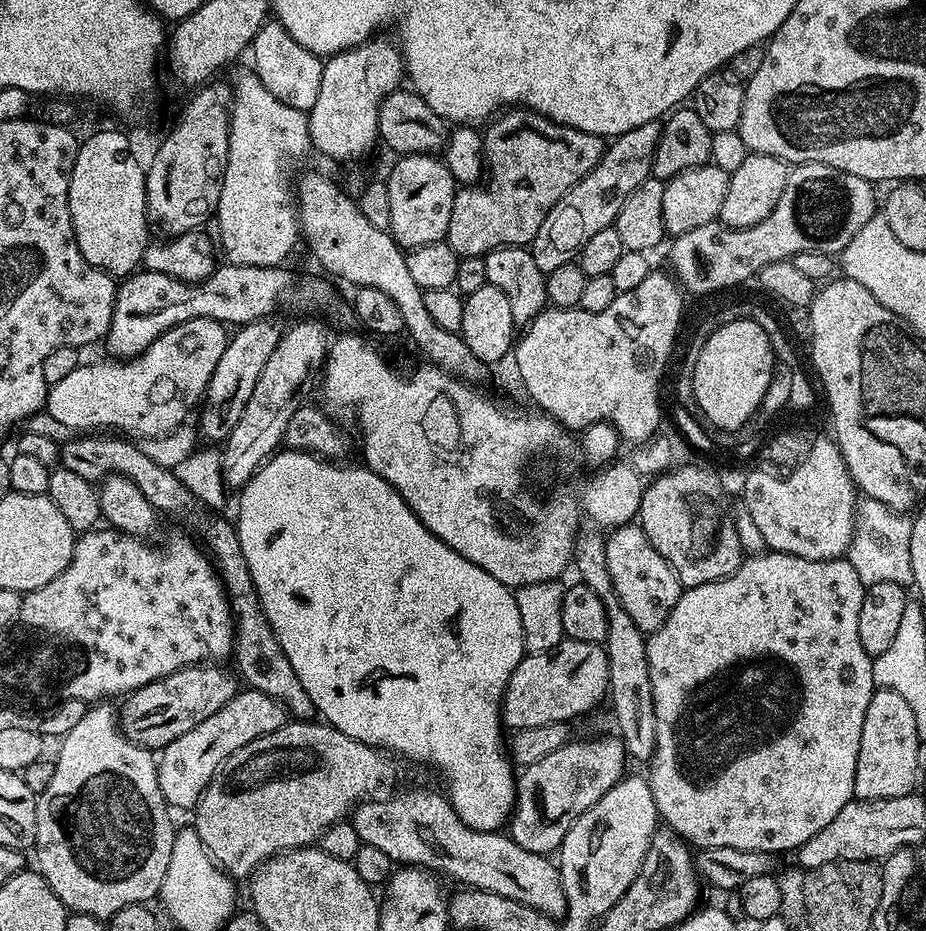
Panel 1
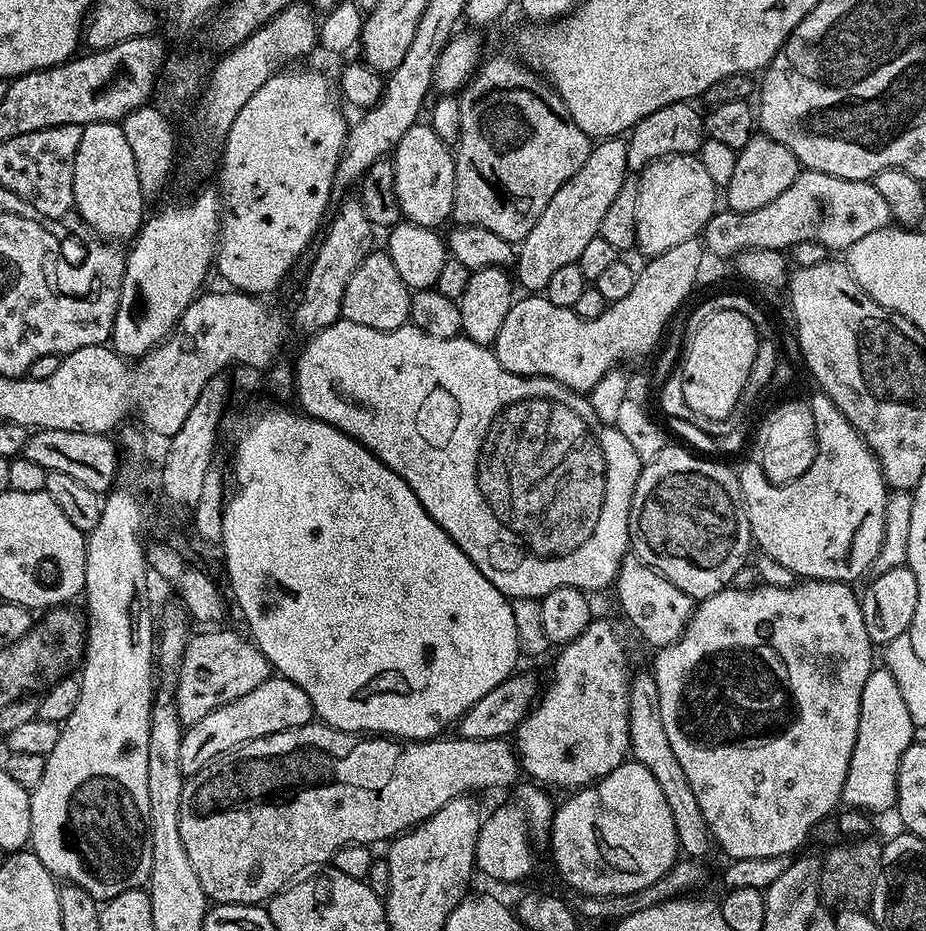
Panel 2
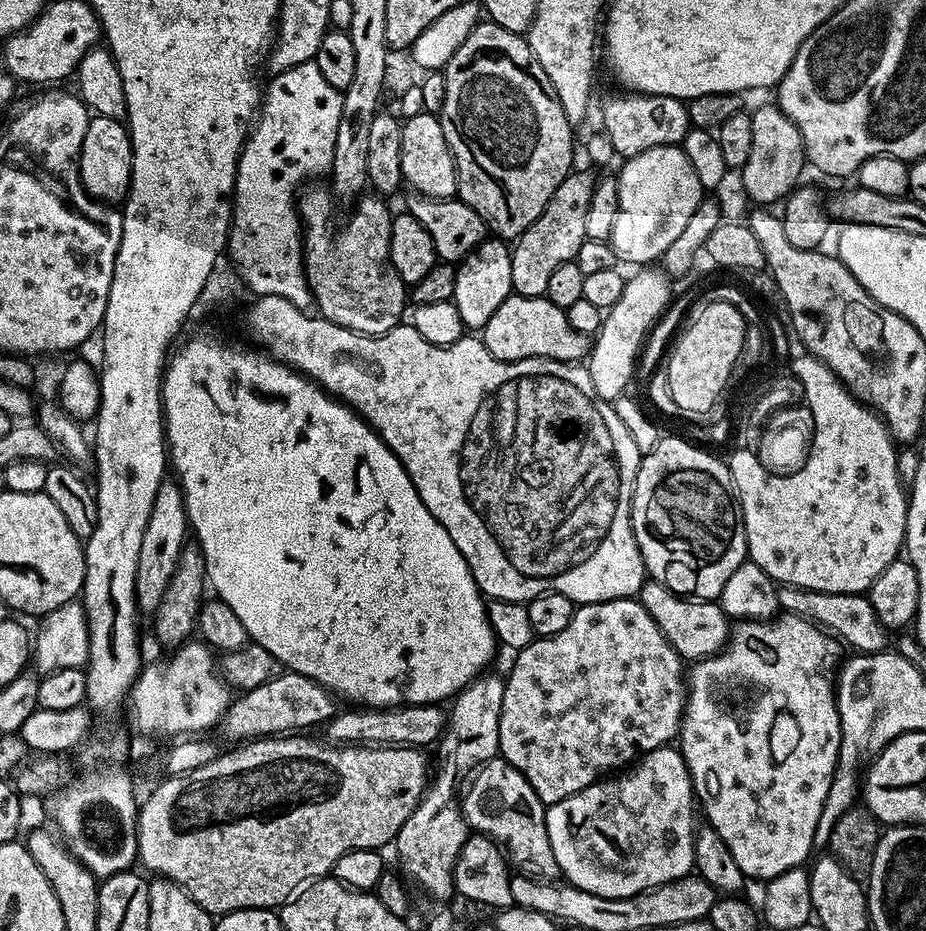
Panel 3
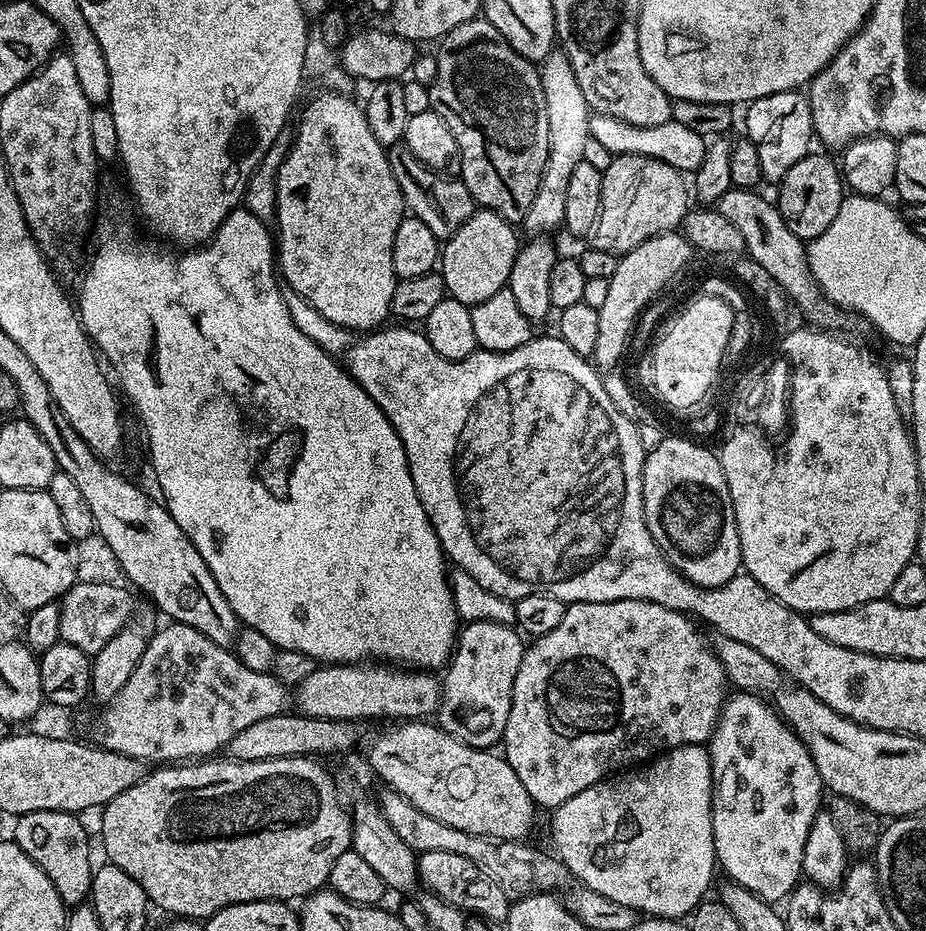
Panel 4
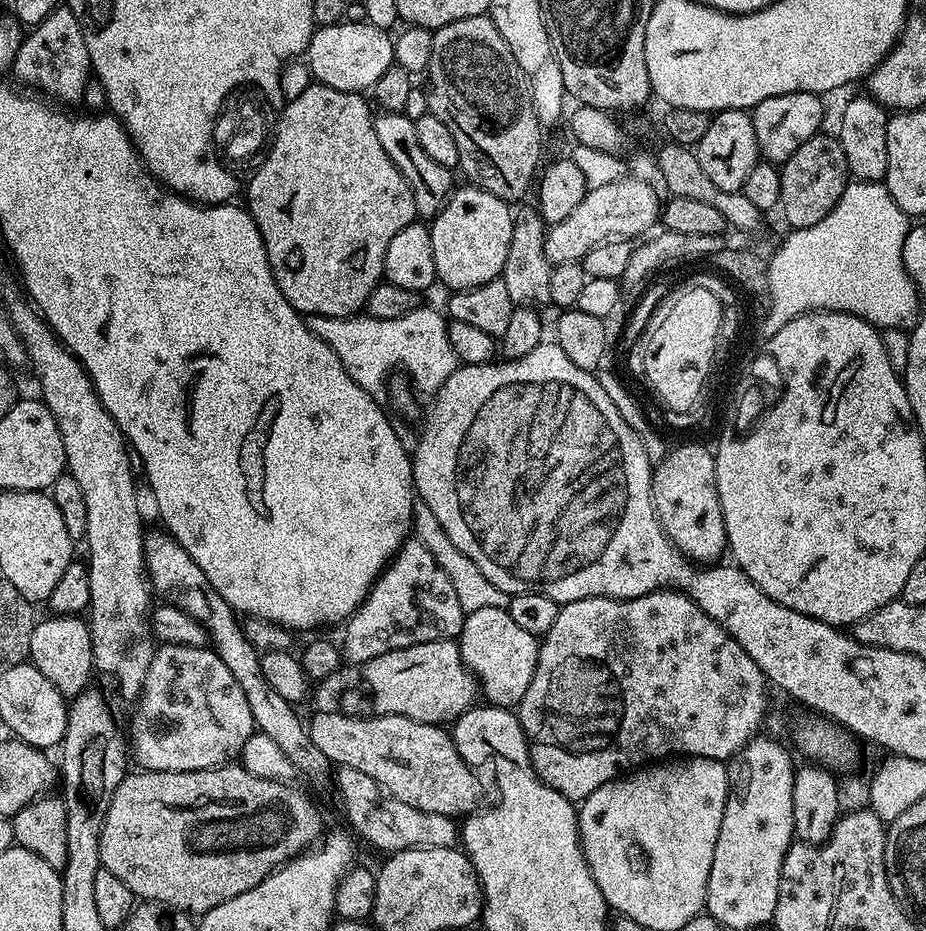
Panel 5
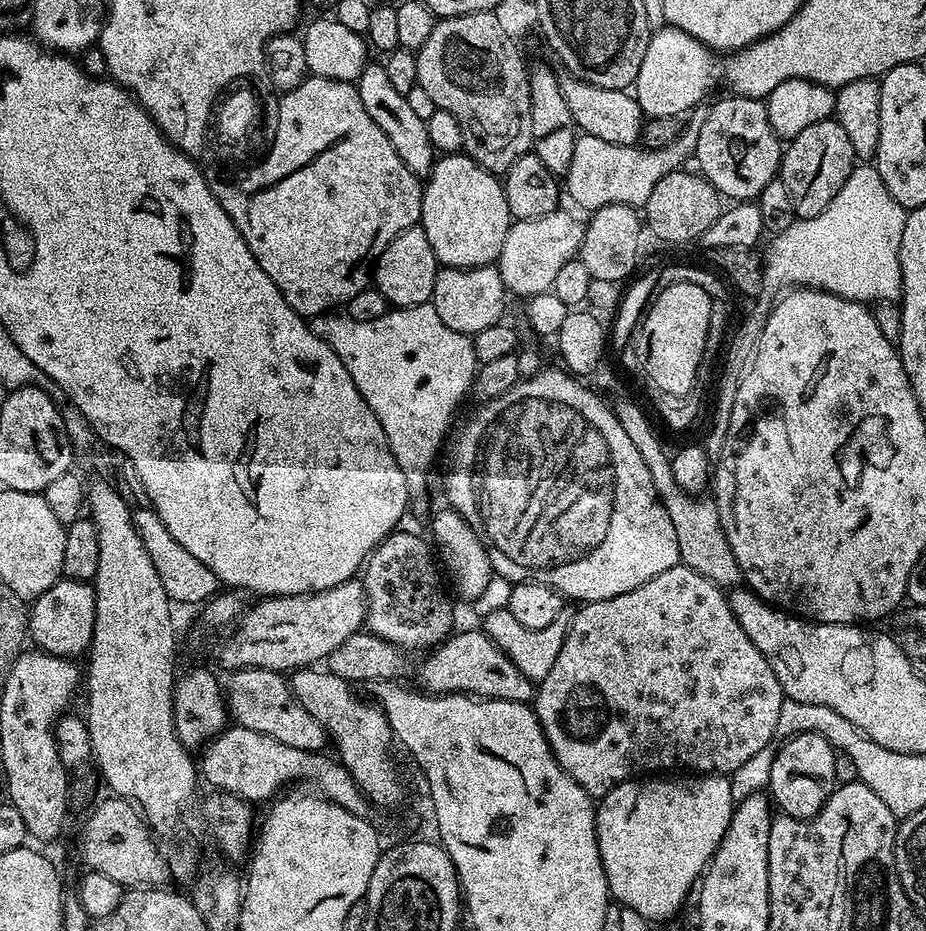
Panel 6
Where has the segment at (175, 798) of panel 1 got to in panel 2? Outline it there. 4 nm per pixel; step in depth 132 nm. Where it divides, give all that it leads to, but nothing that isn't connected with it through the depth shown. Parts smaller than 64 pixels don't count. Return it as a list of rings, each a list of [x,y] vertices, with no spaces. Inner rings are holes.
[[[273,675],[262,682],[262,686],[254,686],[250,694],[242,694],[242,698],[210,710],[206,718],[185,731],[182,738],[182,770],[186,774],[197,772],[206,767],[215,756],[221,756],[240,744],[254,738],[266,738],[282,730],[294,730],[298,726],[313,723],[313,720],[312,703],[306,690],[302,690],[302,686],[294,686],[294,682],[282,675]]]

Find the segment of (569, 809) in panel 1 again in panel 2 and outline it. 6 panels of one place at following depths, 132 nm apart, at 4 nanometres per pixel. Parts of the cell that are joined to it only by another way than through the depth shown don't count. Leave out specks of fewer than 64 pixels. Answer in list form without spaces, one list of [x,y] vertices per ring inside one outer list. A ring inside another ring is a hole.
[[[521,783],[515,789],[516,801],[513,804],[504,804],[501,808],[494,809],[489,816],[483,817],[476,839],[476,868],[484,871],[490,879],[501,880],[504,884],[524,880],[531,874],[532,867],[536,864],[532,840],[538,839],[540,832],[547,833],[552,827],[554,803],[544,793],[547,791],[543,787],[527,783]]]

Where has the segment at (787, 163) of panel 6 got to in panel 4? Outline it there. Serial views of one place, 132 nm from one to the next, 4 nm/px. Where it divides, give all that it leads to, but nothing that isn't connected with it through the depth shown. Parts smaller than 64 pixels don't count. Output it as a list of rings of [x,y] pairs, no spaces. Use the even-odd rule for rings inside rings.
[[[809,151],[808,155],[803,156],[786,174],[779,180],[780,200],[778,207],[786,226],[794,230],[794,234],[802,241],[811,242],[822,234],[838,218],[838,206],[842,206],[846,195],[846,185],[841,169],[823,151]]]

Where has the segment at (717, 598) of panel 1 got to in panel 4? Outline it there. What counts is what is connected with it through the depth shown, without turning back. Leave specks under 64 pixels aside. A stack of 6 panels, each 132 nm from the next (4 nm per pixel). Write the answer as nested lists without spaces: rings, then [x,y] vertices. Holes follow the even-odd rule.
[[[737,691],[729,695],[720,712],[720,721],[708,741],[708,753],[712,763],[712,829],[716,863],[729,881],[741,884],[758,898],[769,902],[783,901],[791,896],[792,889],[801,879],[804,867],[802,854],[806,850],[806,834],[814,818],[822,811],[820,795],[826,789],[810,758],[810,750],[798,738],[775,708],[767,700]]]

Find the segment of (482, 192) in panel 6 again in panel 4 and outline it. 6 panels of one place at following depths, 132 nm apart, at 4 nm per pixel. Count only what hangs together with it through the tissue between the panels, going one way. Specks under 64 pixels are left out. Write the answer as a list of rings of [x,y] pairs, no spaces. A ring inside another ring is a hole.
[[[477,210],[458,230],[447,240],[443,241],[440,259],[438,261],[438,271],[444,280],[445,293],[451,299],[462,302],[469,306],[478,302],[486,302],[486,298],[491,298],[493,294],[498,294],[498,290],[508,287],[510,270],[514,266],[516,256],[520,253],[522,240],[516,237],[517,229],[508,221],[503,220],[496,212],[487,210]]]

